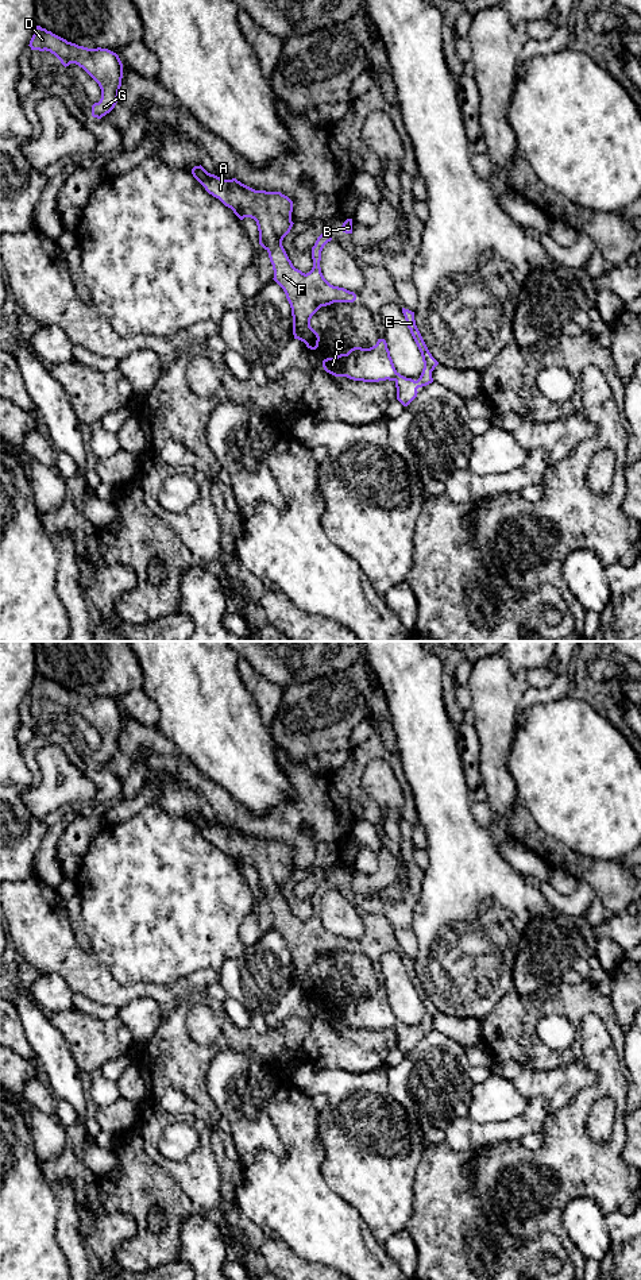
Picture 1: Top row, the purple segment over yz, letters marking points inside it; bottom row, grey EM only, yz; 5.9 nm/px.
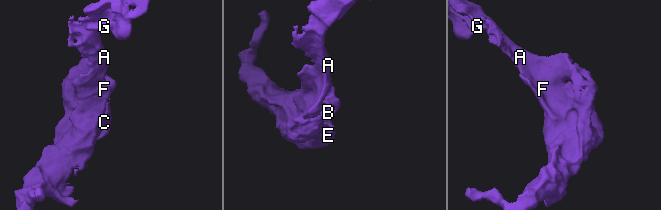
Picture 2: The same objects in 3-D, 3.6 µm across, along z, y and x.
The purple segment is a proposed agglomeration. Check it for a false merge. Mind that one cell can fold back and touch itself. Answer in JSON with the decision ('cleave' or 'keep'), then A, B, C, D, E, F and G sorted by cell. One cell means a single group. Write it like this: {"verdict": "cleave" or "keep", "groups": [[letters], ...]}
{"verdict": "keep", "groups": [["A", "B", "C", "D", "E", "F", "G"]]}

